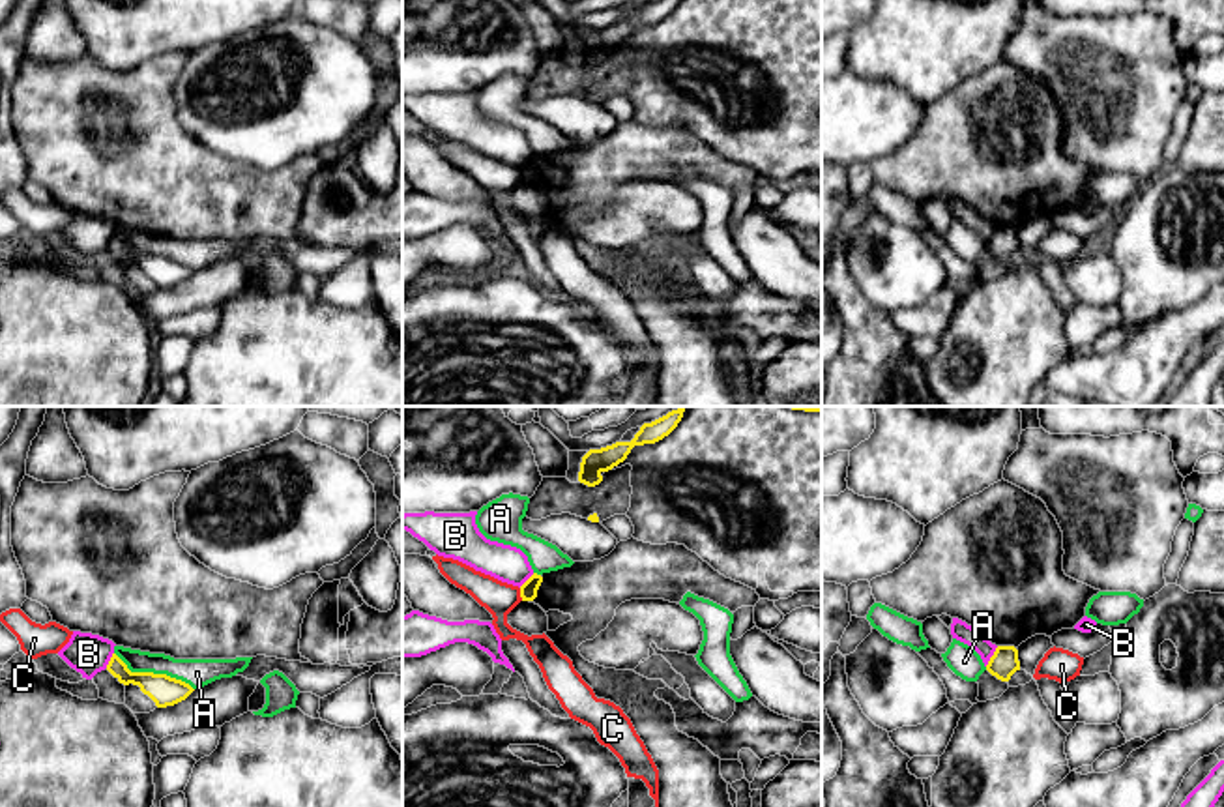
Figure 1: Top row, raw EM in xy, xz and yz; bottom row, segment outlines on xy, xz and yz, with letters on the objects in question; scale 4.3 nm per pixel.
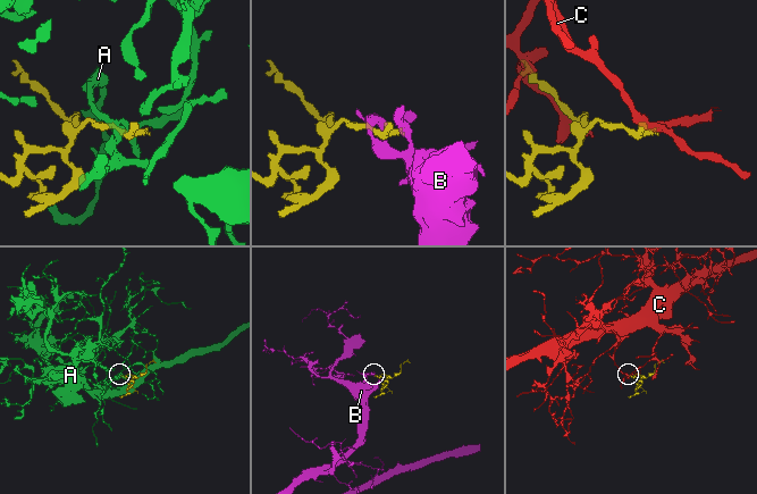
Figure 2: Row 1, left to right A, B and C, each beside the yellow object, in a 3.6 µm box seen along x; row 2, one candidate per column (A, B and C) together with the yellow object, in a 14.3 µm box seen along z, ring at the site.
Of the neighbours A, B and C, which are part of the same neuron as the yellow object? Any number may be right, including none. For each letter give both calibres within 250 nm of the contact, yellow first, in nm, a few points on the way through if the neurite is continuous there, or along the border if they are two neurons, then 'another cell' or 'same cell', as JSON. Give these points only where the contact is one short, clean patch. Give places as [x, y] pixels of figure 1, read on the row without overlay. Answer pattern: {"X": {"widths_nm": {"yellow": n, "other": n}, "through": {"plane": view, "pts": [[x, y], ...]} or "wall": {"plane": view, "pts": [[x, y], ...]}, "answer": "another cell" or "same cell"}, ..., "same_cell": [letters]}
{"A": {"widths_nm": {"yellow": 130, "other": 120}, "answer": "another cell"}, "B": {"widths_nm": {"yellow": 120, "other": 80}, "wall": {"plane": "yz", "pts": [[998, 227], [985, 246]]}, "answer": "another cell"}, "C": {"widths_nm": {"yellow": 80, "other": 150}, "answer": "another cell"}, "same_cell": []}

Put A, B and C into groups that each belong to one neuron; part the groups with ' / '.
A / B / C

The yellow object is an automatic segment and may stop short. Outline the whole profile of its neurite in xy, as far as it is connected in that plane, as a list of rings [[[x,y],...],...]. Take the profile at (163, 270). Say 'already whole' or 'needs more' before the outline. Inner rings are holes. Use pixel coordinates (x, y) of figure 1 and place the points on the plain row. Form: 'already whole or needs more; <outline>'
already whole; [[[112,234],[107,251],[124,266],[138,266],[157,288],[174,286],[195,271],[189,264],[167,255],[131,253],[116,234]]]

